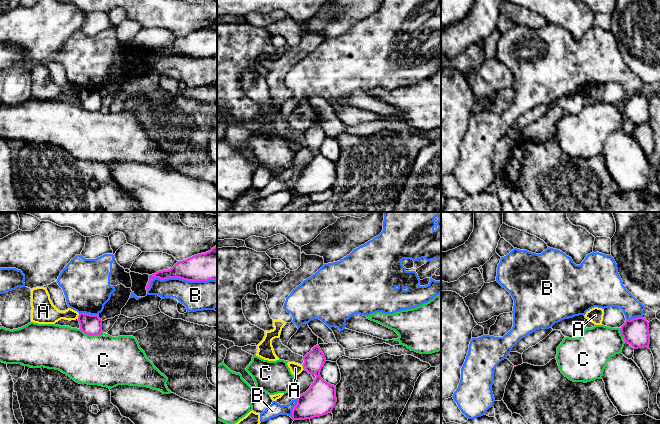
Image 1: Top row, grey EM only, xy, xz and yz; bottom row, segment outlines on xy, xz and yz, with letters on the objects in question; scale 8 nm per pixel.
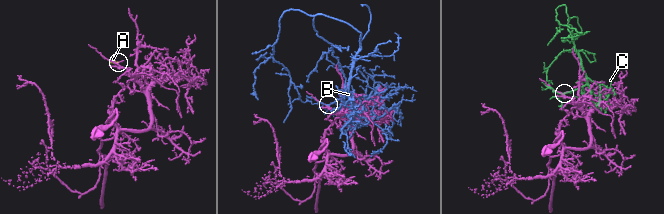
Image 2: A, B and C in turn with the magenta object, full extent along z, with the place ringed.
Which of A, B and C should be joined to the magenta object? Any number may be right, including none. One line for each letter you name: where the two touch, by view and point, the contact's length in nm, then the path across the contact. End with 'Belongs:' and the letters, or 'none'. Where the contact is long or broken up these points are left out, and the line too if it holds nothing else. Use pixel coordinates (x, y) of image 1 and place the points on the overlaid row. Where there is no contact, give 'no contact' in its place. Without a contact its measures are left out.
Belongs: none

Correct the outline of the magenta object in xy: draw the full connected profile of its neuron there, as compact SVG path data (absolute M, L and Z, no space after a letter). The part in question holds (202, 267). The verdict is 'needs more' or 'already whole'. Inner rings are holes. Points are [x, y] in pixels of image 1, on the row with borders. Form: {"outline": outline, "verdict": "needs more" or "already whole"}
{"outline": "M217 246L206 253L194 255L186 260L178 261L168 270L158 271L151 275L165 280L180 278L187 281L208 281L217 279Z", "verdict": "already whole"}

